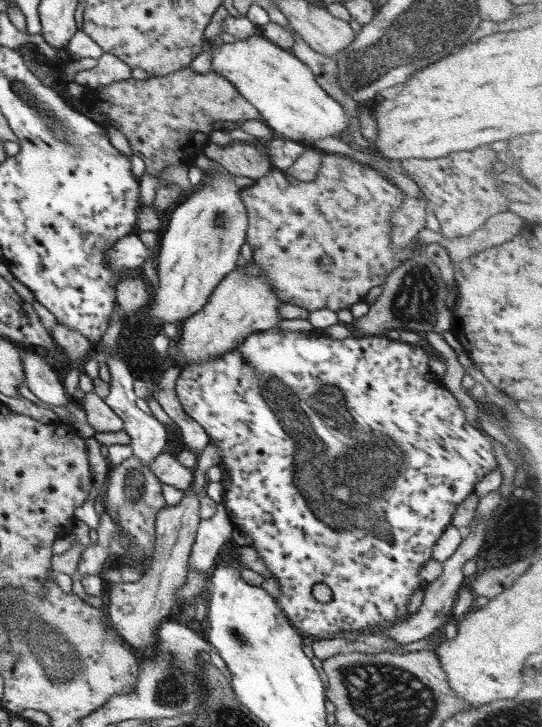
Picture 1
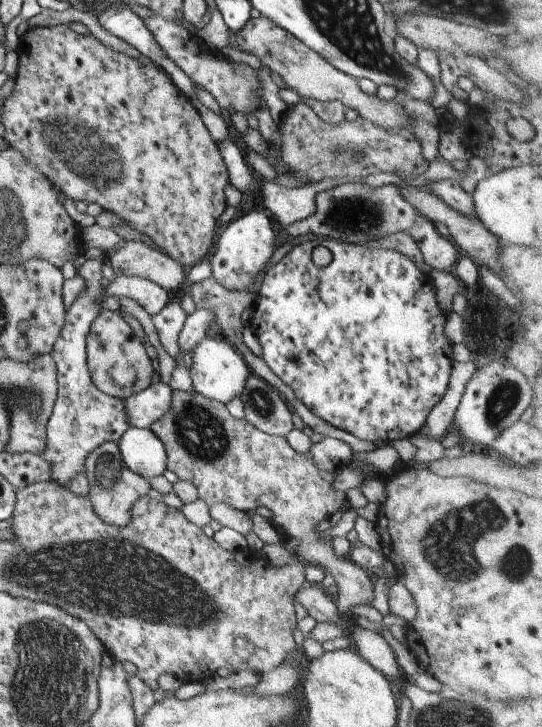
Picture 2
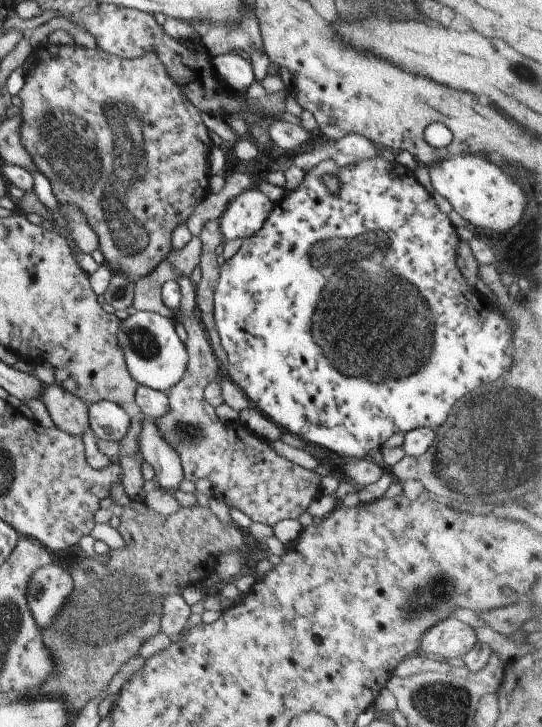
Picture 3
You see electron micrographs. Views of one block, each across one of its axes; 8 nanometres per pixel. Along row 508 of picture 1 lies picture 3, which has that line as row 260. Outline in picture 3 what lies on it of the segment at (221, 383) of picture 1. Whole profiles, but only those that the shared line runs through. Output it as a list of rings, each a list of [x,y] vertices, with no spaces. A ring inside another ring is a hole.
[[[380,156],[364,158],[346,167],[338,167],[332,158],[326,158],[304,173],[300,186],[274,203],[264,226],[251,238],[244,239],[240,250],[220,268],[213,308],[216,330],[228,356],[223,374],[242,390],[252,407],[282,431],[344,458],[365,458],[370,450],[381,449],[394,434],[406,434],[419,427],[438,429],[461,399],[504,376],[514,361],[513,323],[501,311],[502,306],[467,284],[456,263],[460,241],[456,227],[408,168]],[[324,174],[338,178],[338,192],[330,192],[324,186]]]

